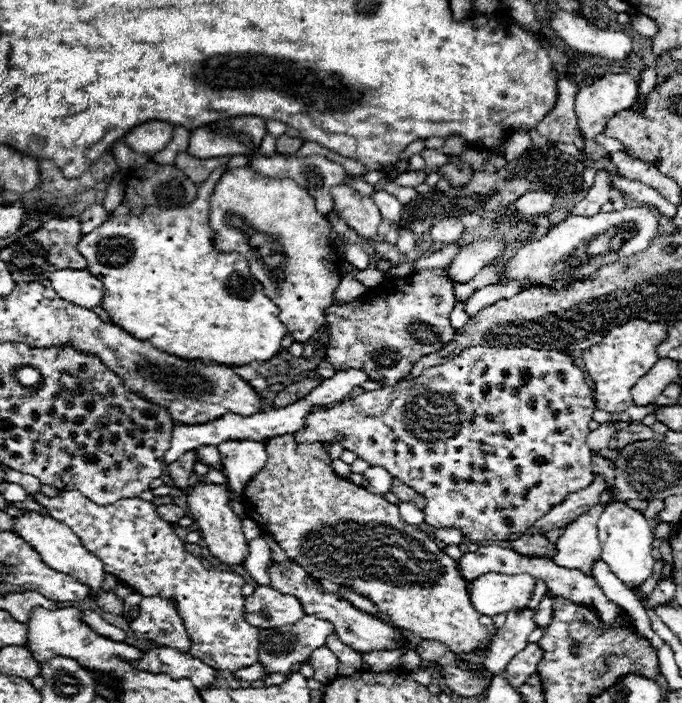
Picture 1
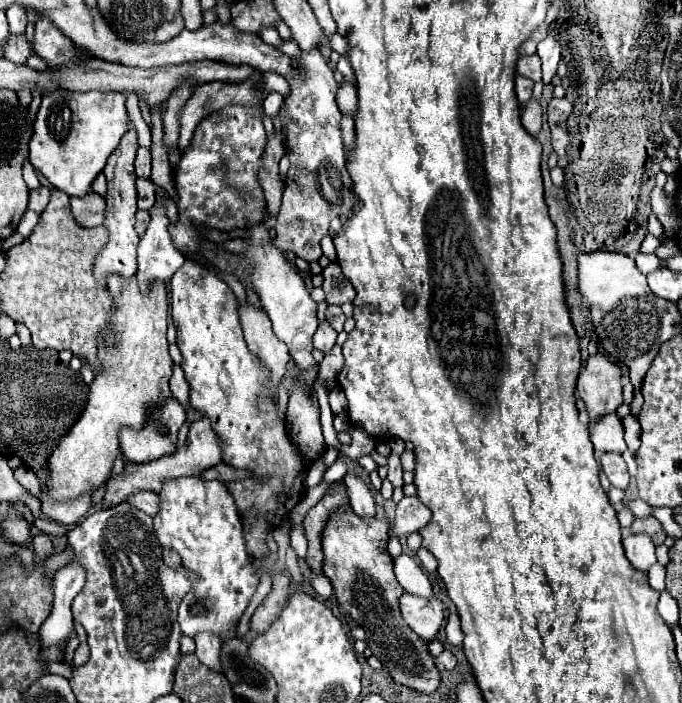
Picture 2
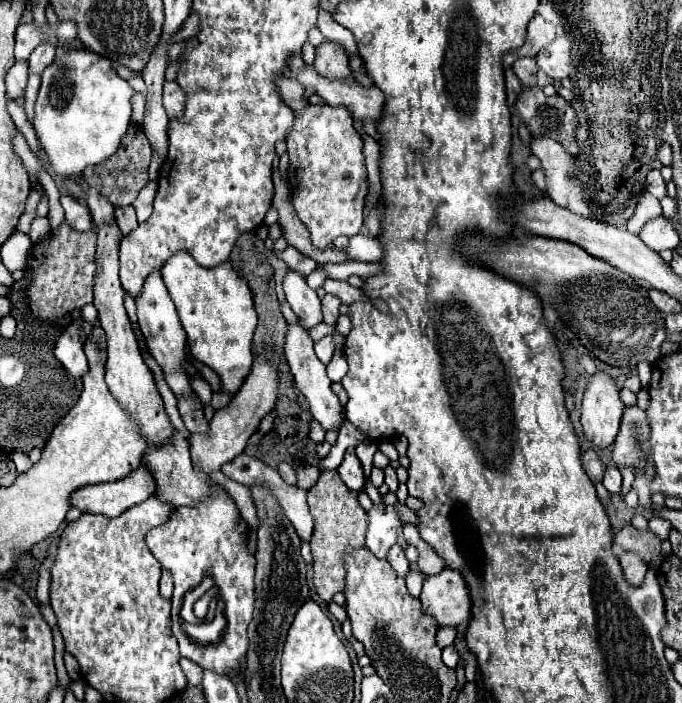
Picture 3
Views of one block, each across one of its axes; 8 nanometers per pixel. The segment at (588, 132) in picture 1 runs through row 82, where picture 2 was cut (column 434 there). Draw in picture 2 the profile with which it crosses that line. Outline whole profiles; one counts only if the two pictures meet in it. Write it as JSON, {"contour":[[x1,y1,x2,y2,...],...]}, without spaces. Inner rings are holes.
{"contour":[[408,592,400,598,400,610,408,626,424,640,432,640,438,634,446,614,446,608,438,596,422,598]]}

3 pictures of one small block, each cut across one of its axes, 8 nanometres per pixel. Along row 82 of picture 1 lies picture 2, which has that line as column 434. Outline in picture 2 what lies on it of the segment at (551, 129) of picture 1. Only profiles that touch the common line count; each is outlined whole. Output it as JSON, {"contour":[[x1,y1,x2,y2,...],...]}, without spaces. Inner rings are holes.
{"contour":[[420,548,418,552,418,558,420,558,420,562,422,562,422,566,430,572,430,574,436,574,436,568,438,568,438,562,436,562,436,558,426,550,426,548]]}

